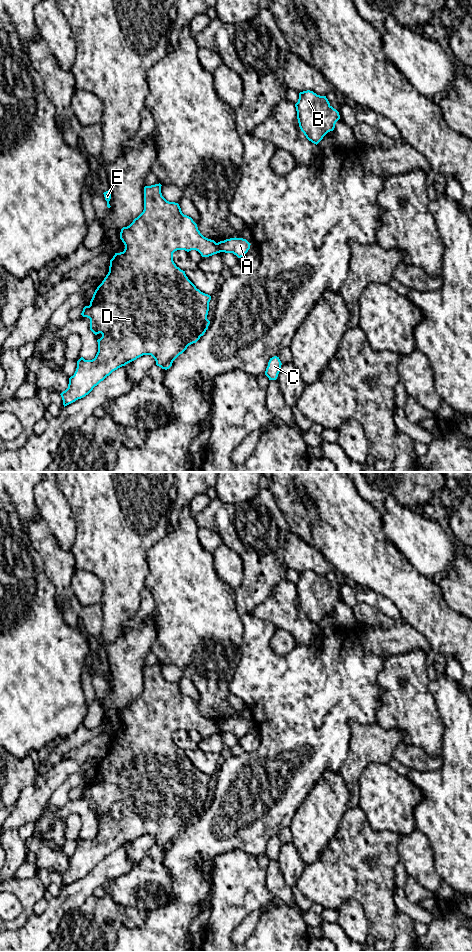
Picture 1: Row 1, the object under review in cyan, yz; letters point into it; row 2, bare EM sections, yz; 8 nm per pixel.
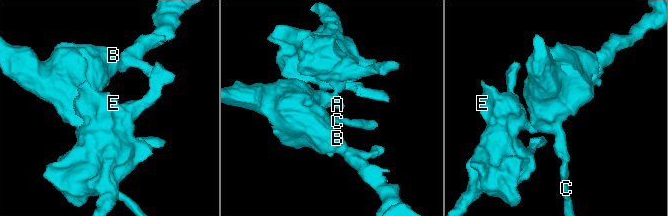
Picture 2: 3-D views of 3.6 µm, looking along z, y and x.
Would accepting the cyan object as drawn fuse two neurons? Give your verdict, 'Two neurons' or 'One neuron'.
Two neurons

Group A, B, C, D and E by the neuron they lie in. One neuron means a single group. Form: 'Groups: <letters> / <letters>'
Groups: A B C / D E

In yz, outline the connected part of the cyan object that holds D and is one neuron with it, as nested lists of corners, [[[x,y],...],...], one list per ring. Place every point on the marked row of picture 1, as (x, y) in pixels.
[[[159,183],[144,187],[143,212],[120,232],[120,239],[125,245],[124,251],[115,253],[110,260],[109,272],[95,290],[90,305],[83,308],[81,315],[90,319],[90,330],[95,335],[101,333],[102,337],[97,340],[98,352],[94,359],[85,360],[81,357],[77,361],[77,368],[69,378],[68,388],[60,394],[64,407],[85,397],[113,371],[143,355],[151,355],[157,366],[169,369],[173,361],[189,345],[196,343],[208,329],[210,321],[207,315],[211,296],[197,289],[185,271],[176,266],[173,253],[177,250],[196,250],[202,257],[209,257],[221,251],[218,243],[204,237],[193,219],[182,213],[178,203],[169,202],[162,196],[161,186]]]

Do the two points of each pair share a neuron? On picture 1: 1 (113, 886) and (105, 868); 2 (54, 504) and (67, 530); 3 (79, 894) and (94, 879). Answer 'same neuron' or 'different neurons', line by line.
1: different neurons
2: same neuron
3: same neuron

